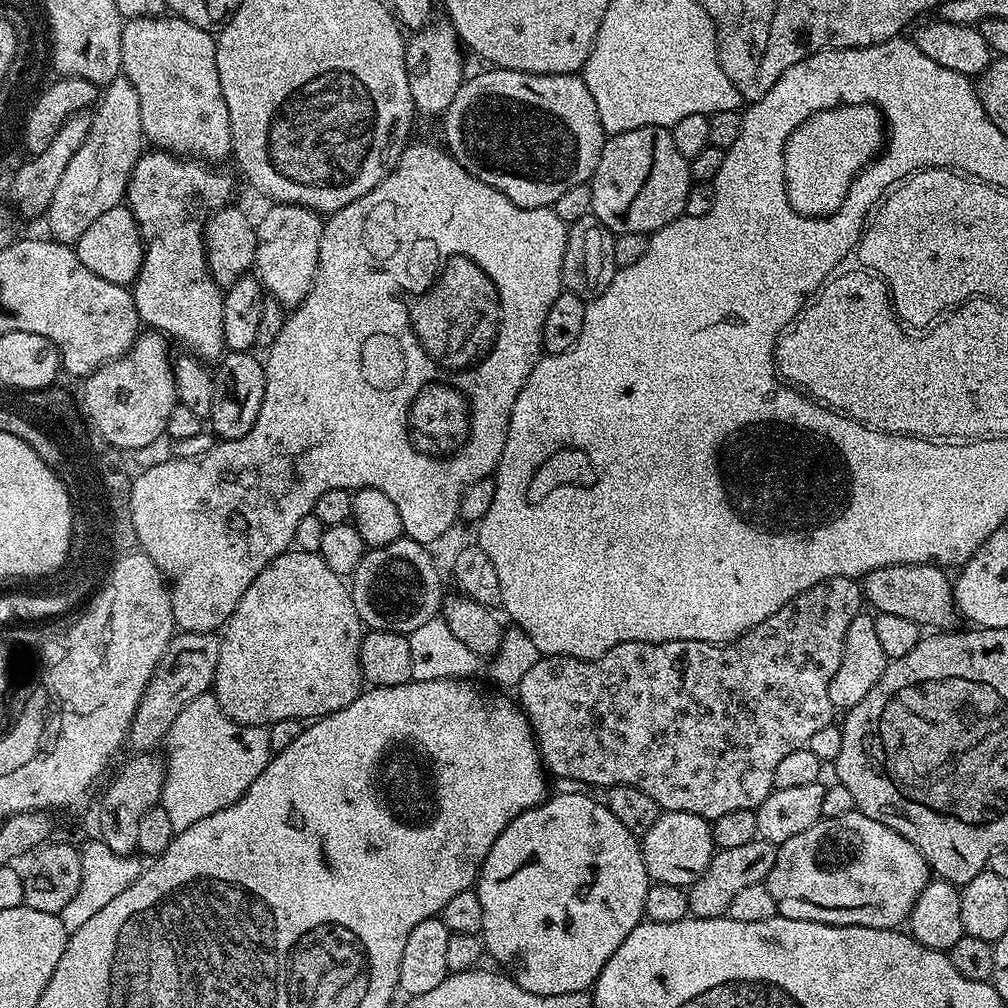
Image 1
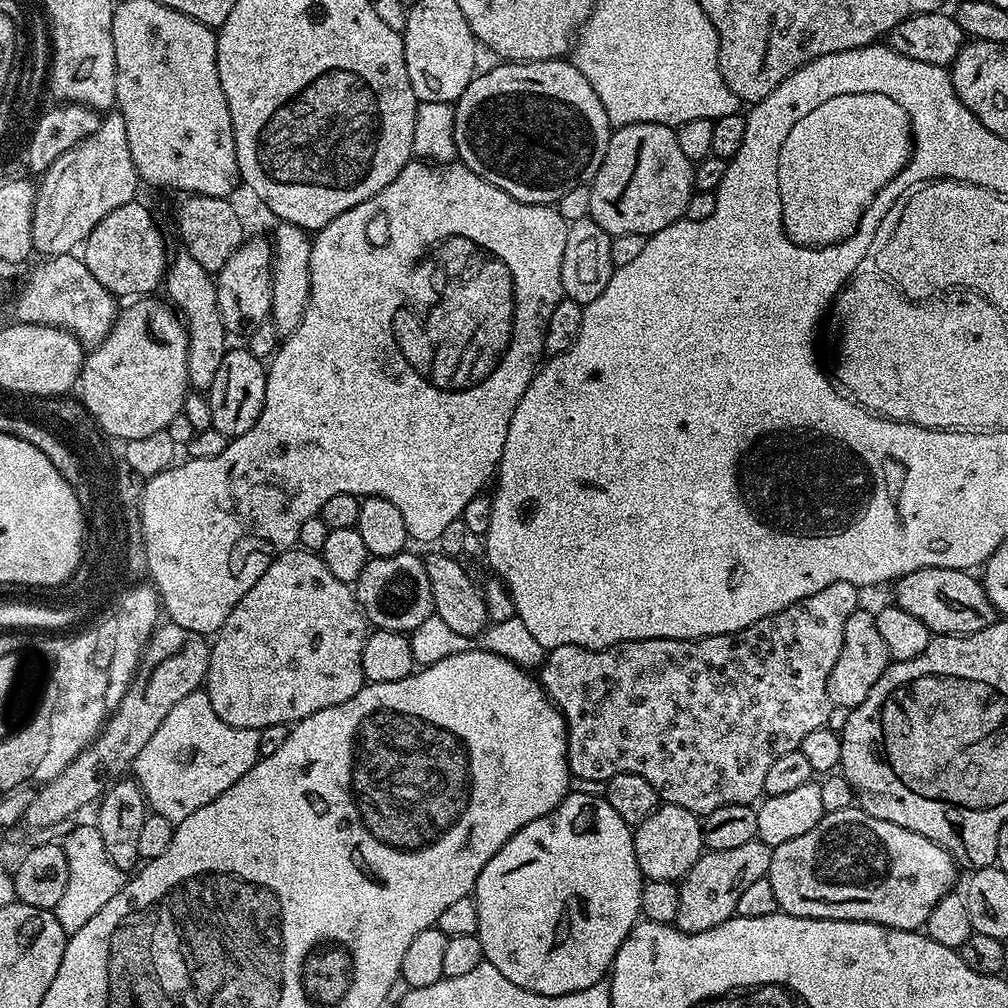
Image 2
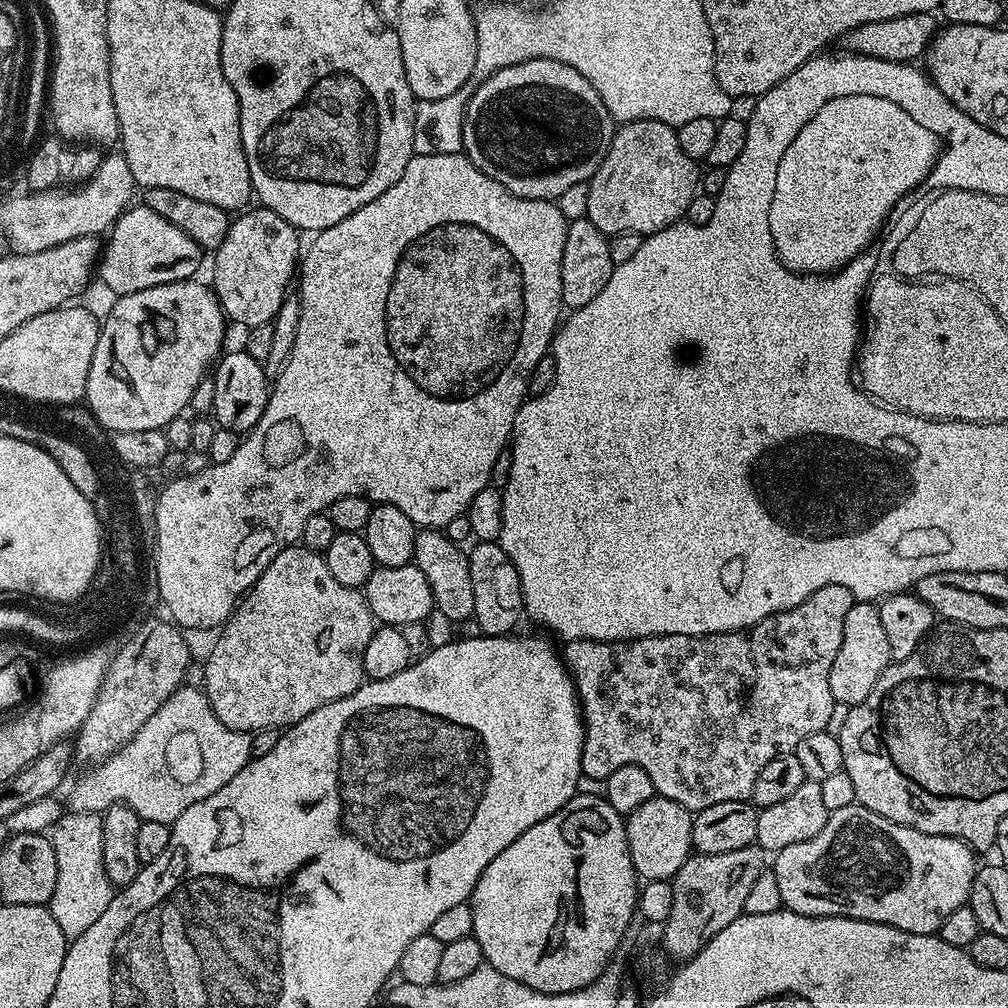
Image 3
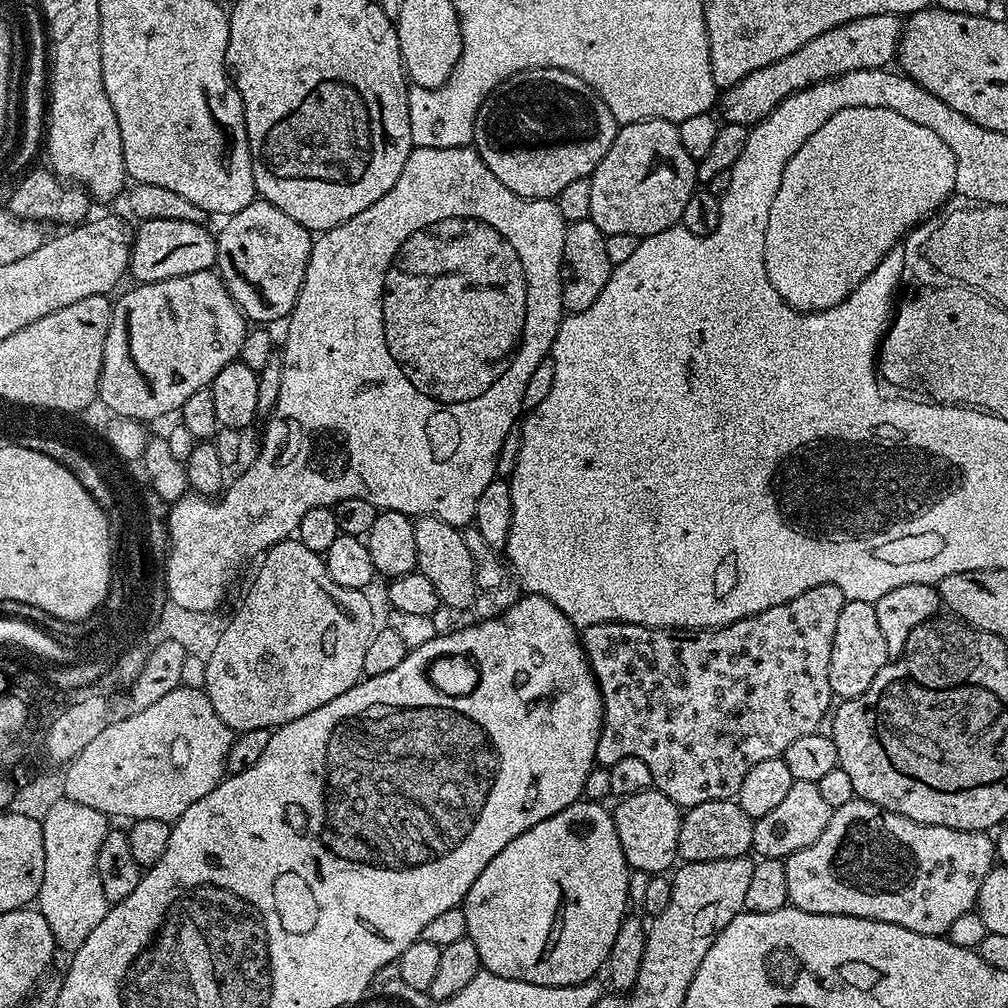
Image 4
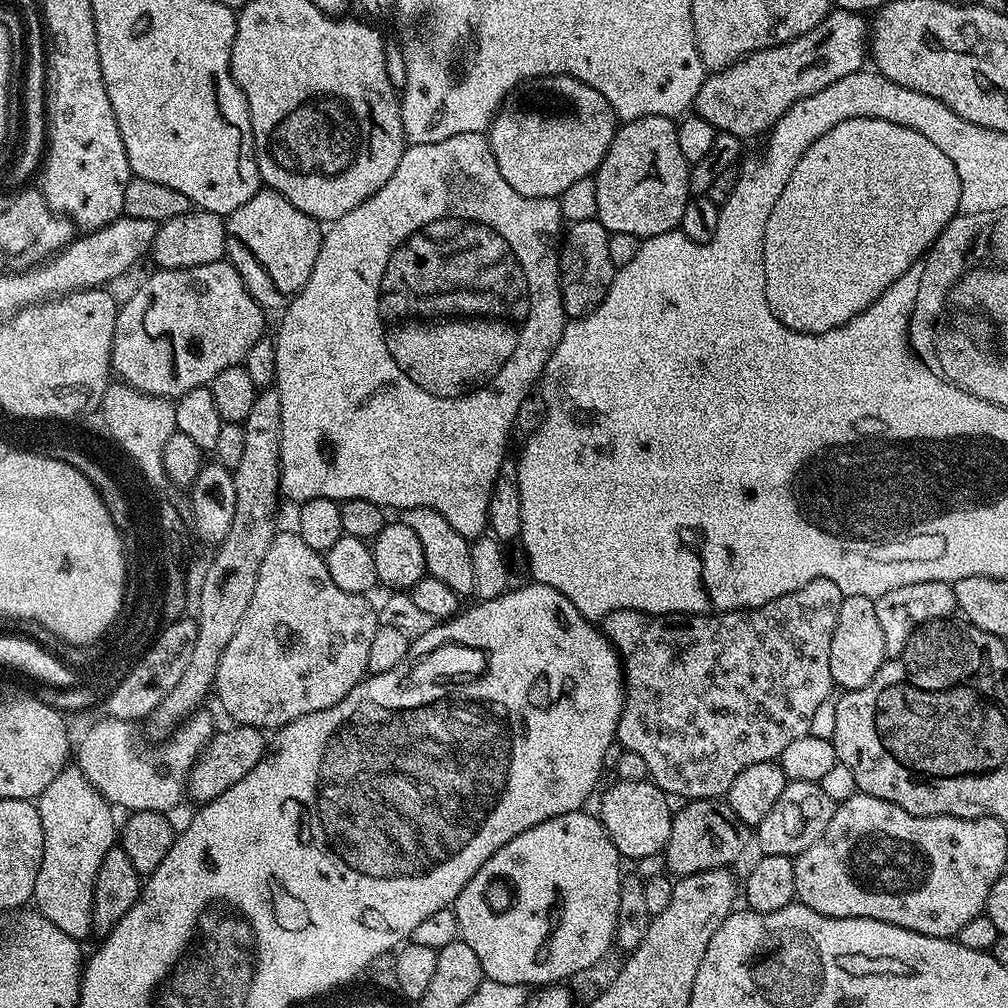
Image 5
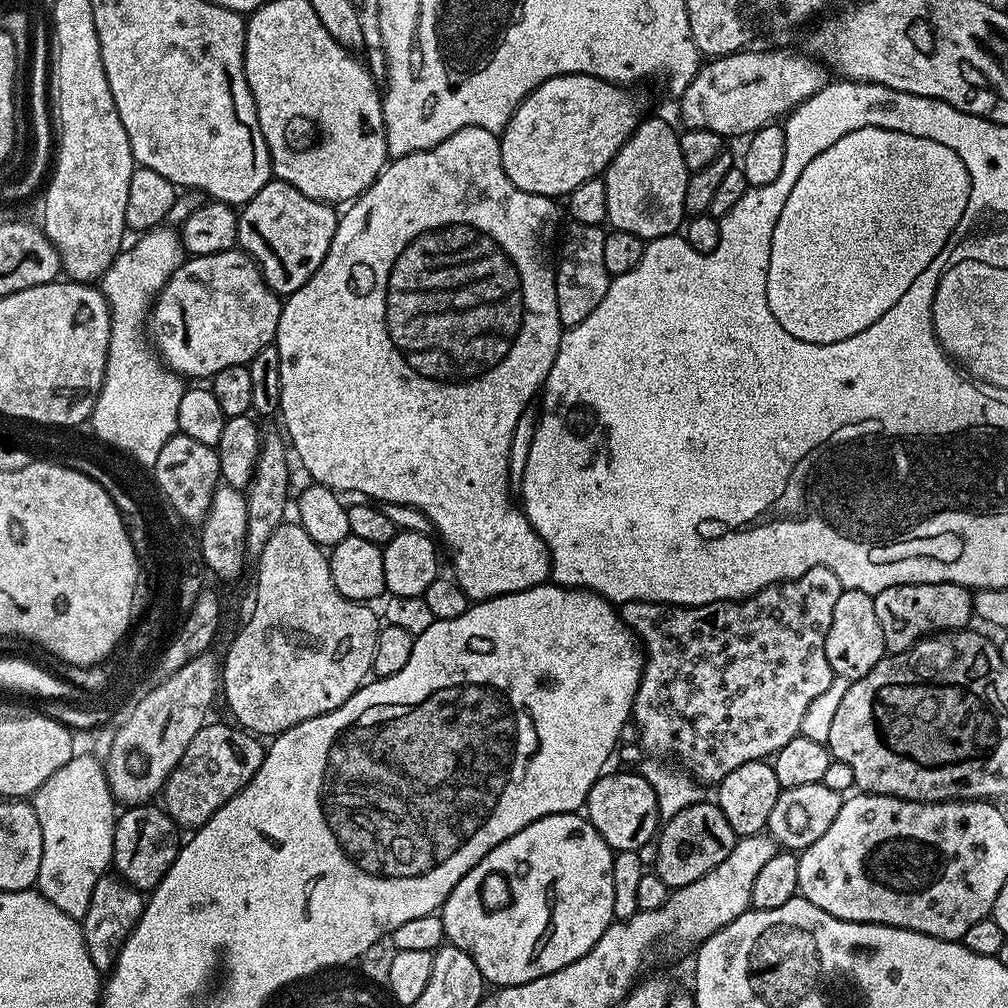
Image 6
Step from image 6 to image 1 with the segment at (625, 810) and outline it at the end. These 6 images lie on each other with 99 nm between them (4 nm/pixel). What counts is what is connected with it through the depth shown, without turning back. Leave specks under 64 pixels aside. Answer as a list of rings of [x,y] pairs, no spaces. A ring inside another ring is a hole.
[[[661,811],[658,822],[654,822],[640,840],[640,852],[644,855],[649,881],[689,889],[695,880],[702,878],[706,866],[712,861],[711,823],[698,814]]]

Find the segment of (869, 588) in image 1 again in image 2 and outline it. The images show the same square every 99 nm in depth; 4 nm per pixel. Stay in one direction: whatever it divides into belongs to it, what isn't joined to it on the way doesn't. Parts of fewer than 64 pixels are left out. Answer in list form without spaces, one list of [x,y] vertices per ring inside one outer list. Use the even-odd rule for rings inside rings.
[[[923,568],[895,581],[895,607],[914,614],[933,634],[968,636],[996,623],[998,613],[990,602],[983,583],[962,568]]]

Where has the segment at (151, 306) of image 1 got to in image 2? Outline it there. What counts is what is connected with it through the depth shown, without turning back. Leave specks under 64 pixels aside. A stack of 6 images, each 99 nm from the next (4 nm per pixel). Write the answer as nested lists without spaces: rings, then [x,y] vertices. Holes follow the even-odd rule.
[[[177,252],[177,256],[175,253],[171,257],[162,288],[168,291],[167,303],[182,314],[184,326],[188,329],[188,387],[204,394],[218,375],[218,365],[222,362],[230,336],[224,330],[222,314],[218,314],[218,294],[213,273],[202,270],[202,266],[198,266],[188,252]]]

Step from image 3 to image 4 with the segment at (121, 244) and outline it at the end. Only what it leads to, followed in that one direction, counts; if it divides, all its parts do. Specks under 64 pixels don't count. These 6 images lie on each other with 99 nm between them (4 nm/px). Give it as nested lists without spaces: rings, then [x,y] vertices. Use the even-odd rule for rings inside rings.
[[[154,218],[143,221],[139,227],[135,229],[132,237],[128,264],[133,281],[149,284],[182,274],[198,274],[198,270],[209,270],[215,265],[216,236],[208,233],[204,224]]]

